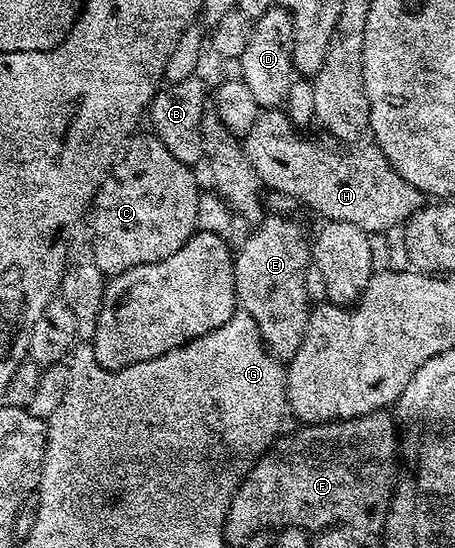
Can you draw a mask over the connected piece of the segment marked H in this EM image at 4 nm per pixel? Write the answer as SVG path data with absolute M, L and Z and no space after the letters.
M282 108L278 109L265 109L257 115L257 123L253 125L252 130L248 131L241 140L243 142L243 150L245 155L249 155L249 163L253 163L253 168L257 170L257 175L261 179L261 183L268 190L271 189L275 195L279 197L294 197L297 199L300 206L308 205L315 213L320 213L320 218L328 221L340 221L341 223L357 223L366 233L378 235L378 233L387 233L390 229L398 230L400 226L406 223L407 220L413 216L419 209L422 209L425 204L424 194L419 192L417 187L413 187L413 183L409 183L396 171L393 163L380 151L378 145L368 143L364 149L355 149L352 153L334 153L331 149L326 149L323 145L318 145L315 141L310 141L306 137L302 128L296 127L293 122L287 118L286 112Z

